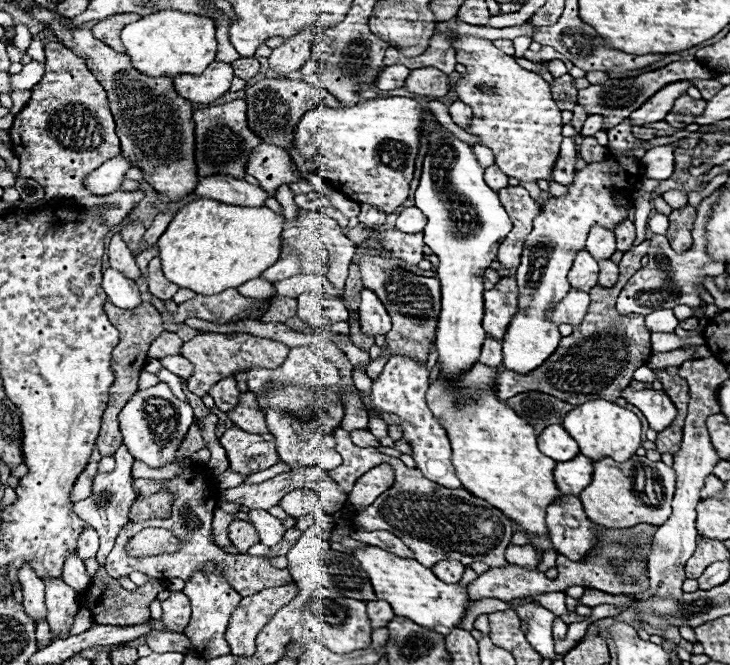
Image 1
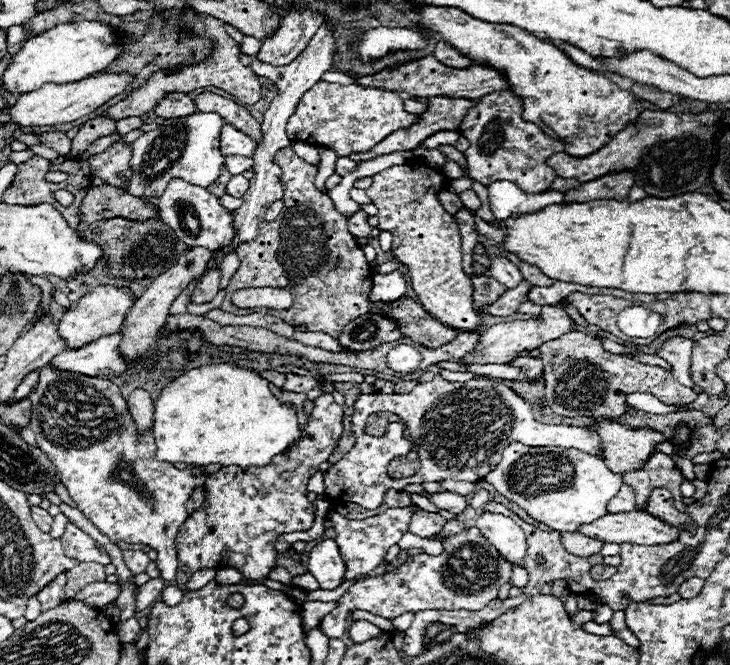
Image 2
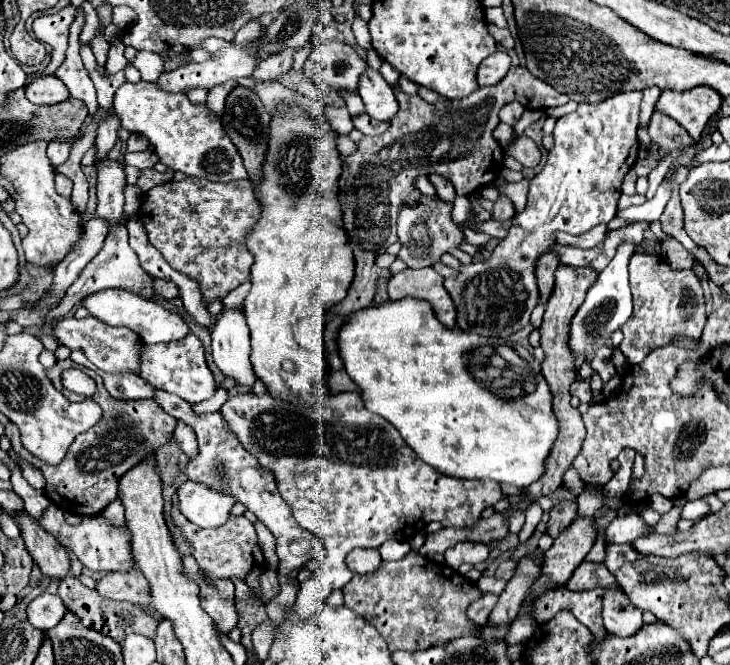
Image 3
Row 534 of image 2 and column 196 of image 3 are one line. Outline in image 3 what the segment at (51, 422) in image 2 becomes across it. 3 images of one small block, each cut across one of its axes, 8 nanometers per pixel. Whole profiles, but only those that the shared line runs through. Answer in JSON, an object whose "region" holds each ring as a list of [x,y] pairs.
{"region":[[[124,82],[114,96],[114,112],[120,116],[122,128],[148,136],[160,162],[186,176],[198,176],[212,182],[232,182],[248,178],[242,158],[232,140],[222,130],[220,120],[208,116],[206,106],[196,106],[186,94],[168,94],[156,84]]]}

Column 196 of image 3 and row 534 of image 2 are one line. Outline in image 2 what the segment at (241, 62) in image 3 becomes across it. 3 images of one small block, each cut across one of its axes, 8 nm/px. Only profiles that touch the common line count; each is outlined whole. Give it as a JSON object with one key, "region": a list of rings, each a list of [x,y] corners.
{"region":[[[72,522],[66,524],[66,530],[60,540],[66,548],[66,554],[78,562],[100,562],[104,566],[110,564],[110,556],[106,554],[106,550]]]}

